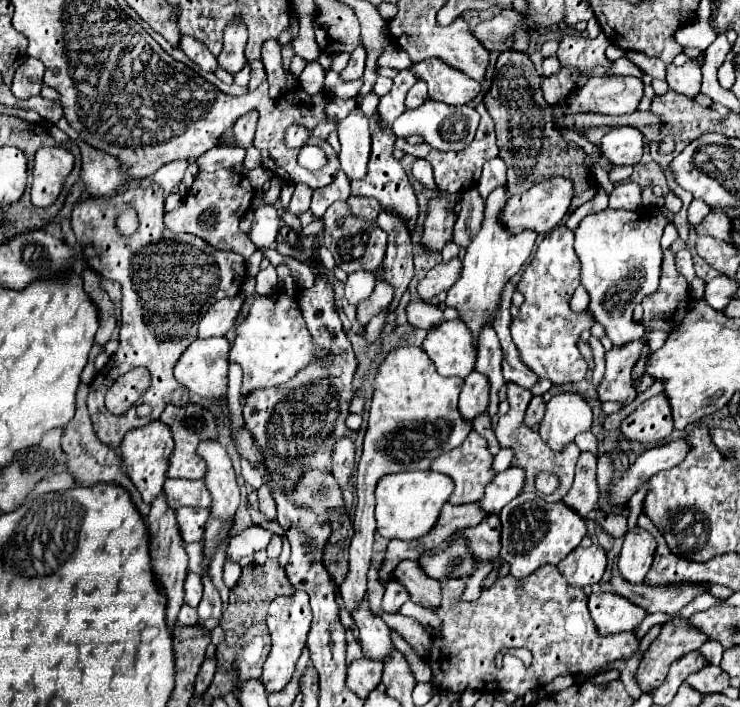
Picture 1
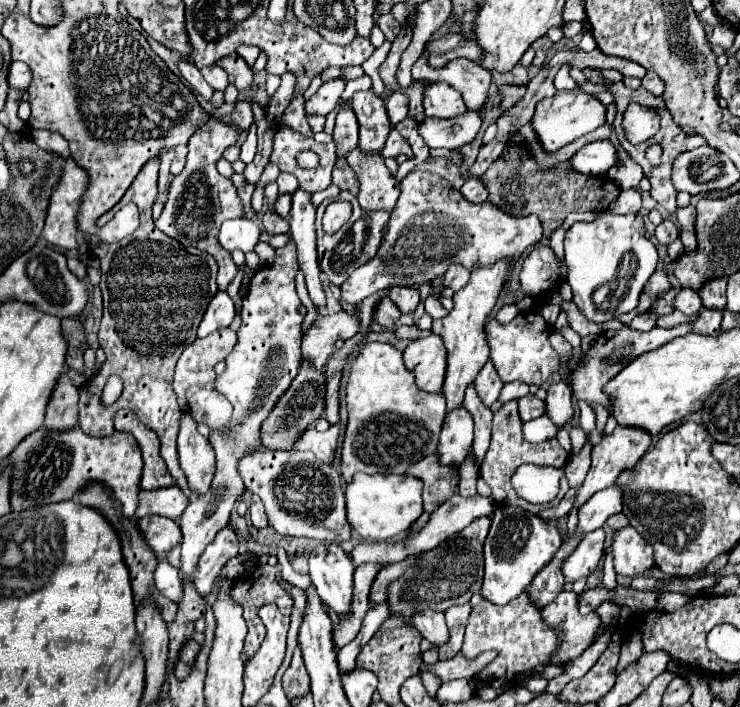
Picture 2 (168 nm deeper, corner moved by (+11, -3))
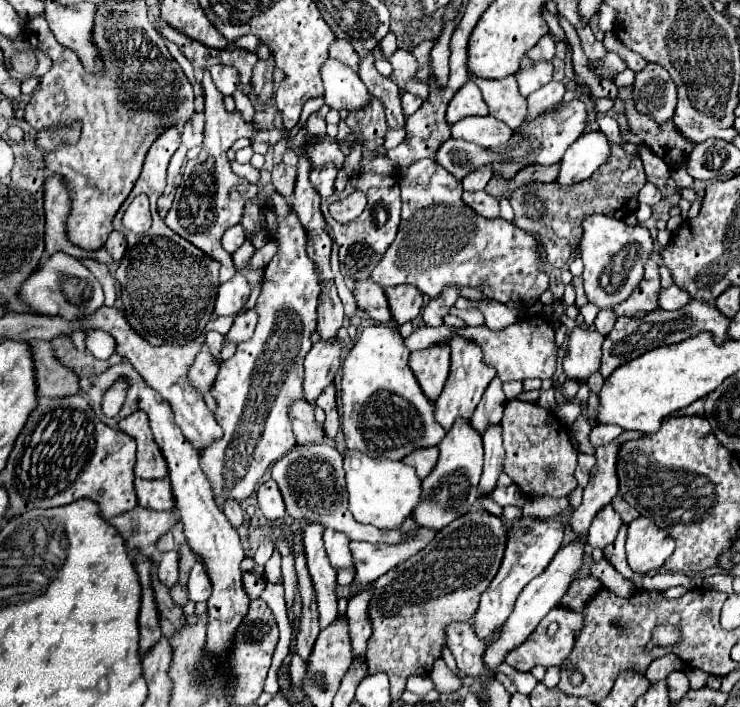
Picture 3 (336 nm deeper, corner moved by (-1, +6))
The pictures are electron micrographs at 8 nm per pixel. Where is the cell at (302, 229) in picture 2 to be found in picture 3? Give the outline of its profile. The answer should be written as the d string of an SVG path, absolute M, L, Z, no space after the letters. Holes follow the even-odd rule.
M326 165L326 167L322 167L322 169L314 169L314 171L310 173L310 181L312 181L312 185L316 187L316 191L320 193L322 199L326 199L326 197L332 195L336 173L338 173L338 169L332 167L332 165Z

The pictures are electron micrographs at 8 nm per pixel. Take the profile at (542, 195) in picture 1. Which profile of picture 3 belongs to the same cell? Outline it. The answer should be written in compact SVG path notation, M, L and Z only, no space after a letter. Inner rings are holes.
M420 159L406 167L400 175L400 191L402 191L402 221L400 231L392 245L388 247L388 253L382 255L380 263L374 267L370 281L390 287L390 285L414 285L422 293L436 297L440 295L444 285L470 285L480 289L486 297L498 299L508 307L526 309L532 303L538 301L538 297L548 289L548 275L538 269L542 243L528 231L516 227L512 221L506 221L502 217L496 219L484 219L482 215L476 215L472 207L468 207L462 201L462 183L458 179L452 179L444 167L440 167L432 159Z

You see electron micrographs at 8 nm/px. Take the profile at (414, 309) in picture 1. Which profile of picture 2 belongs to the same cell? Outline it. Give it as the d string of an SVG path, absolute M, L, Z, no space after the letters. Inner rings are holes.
M384 296L376 308L374 308L374 322L380 324L382 328L392 328L400 318L400 310L392 304L392 300L388 300L388 296Z

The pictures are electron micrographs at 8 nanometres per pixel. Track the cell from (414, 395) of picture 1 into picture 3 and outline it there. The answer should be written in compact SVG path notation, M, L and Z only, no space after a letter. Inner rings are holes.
M376 323L360 331L356 345L342 365L342 431L348 449L358 449L360 453L378 459L402 461L404 455L420 447L434 447L444 439L446 431L434 419L434 401L428 401L422 393L412 369L408 367L408 355L410 351L402 345L402 339L388 325Z

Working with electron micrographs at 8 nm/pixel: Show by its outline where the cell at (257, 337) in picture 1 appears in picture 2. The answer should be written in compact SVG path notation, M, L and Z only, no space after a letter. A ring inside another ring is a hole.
M288 242L282 250L276 250L272 264L260 268L250 282L248 294L242 300L242 326L238 330L238 344L226 356L226 370L216 378L214 388L230 400L234 406L232 418L224 432L210 432L210 444L216 450L216 472L210 490L194 498L184 510L182 522L182 572L192 580L196 574L196 560L200 552L214 540L216 532L230 520L230 512L244 492L244 482L238 474L238 462L260 448L260 428L270 416L276 400L290 388L300 366L300 324L306 316L306 308L296 294L296 244Z

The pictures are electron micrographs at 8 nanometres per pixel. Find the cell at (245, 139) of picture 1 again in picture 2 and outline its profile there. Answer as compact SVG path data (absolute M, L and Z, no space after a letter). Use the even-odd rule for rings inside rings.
M238 100L232 112L232 124L236 124L236 128L240 128L242 132L250 128L252 124L252 108L248 100Z

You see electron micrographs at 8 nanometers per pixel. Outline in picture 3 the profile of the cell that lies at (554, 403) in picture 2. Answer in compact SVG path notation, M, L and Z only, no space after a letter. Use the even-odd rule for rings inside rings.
M574 329L568 337L568 351L562 361L568 379L586 383L586 379L600 369L604 335L588 329Z

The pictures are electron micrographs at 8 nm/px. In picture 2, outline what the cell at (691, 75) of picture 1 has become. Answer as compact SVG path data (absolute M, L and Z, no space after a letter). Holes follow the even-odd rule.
M646 72L646 76L642 78L642 86L654 96L660 96L664 92L664 82L654 72Z

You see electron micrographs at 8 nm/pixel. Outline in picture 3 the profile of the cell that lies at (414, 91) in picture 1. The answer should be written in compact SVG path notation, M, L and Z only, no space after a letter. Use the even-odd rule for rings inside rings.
M406 92L401 96L401 106L404 109L404 115L412 115L420 105L422 105L422 101L412 93Z

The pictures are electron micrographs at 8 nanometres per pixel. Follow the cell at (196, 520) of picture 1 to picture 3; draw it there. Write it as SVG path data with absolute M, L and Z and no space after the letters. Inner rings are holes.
M134 507L124 515L112 517L110 523L122 533L126 545L130 549L148 549L158 543L162 535L166 535L176 523L176 515L170 511L154 511L144 507Z

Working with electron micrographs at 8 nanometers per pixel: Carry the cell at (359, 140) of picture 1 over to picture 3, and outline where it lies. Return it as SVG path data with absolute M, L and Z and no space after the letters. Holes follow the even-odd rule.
M328 59L322 67L325 104L338 111L360 111L368 103L370 93L366 91L358 73L340 61Z

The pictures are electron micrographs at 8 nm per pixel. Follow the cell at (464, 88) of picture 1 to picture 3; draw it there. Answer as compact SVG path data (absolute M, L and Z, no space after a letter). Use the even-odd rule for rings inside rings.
M472 81L464 83L460 91L456 91L456 95L452 97L446 109L448 123L456 123L466 115L488 115L488 107L482 99L482 93Z

